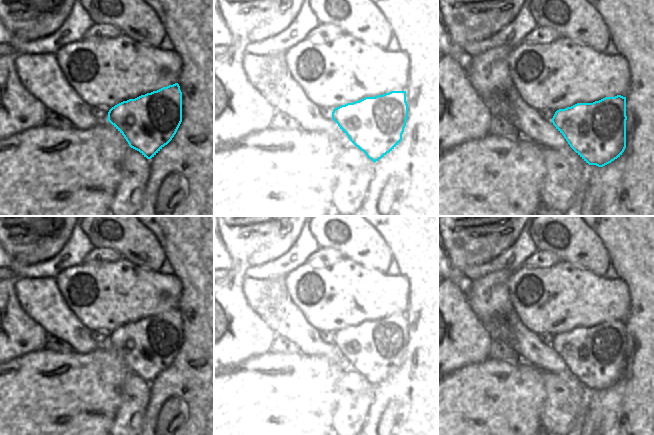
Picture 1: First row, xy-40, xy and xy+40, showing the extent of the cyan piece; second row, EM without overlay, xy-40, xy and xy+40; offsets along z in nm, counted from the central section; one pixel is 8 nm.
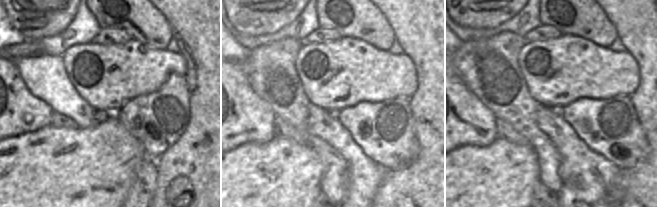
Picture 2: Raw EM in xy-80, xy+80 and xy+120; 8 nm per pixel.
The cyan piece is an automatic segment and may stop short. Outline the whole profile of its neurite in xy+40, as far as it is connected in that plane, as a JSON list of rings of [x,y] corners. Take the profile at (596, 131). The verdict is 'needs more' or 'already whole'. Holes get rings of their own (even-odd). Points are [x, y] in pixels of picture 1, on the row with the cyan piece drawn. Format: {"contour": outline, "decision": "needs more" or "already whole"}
{"contour": [[[605,97],[555,112],[552,123],[589,165],[603,167],[626,148],[626,97]]], "decision": "already whole"}

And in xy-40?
{"contour": [[[175,83],[135,99],[123,101],[109,110],[107,120],[124,136],[131,148],[139,151],[147,159],[151,159],[172,140],[182,122],[182,92],[180,86]]], "decision": "already whole"}

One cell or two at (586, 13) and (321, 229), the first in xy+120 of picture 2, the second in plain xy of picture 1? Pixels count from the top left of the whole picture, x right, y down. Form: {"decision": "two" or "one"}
{"decision": "one"}

